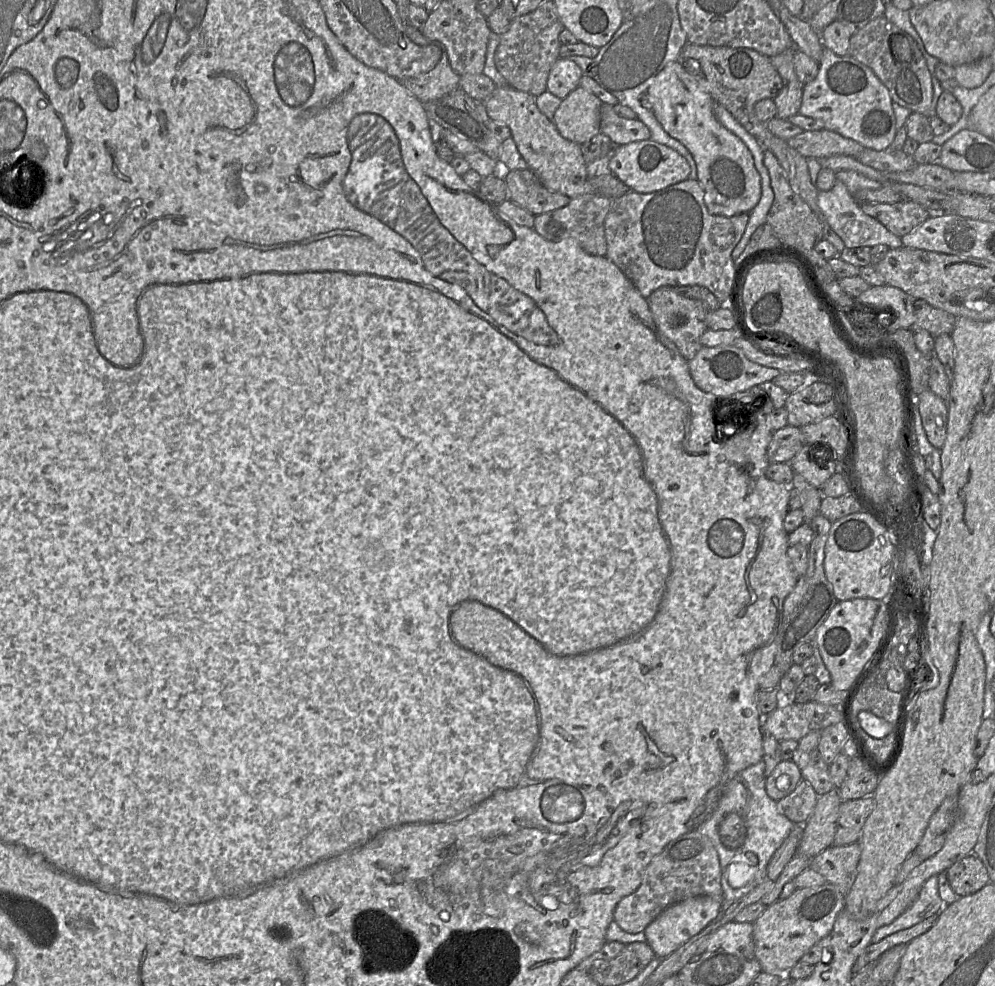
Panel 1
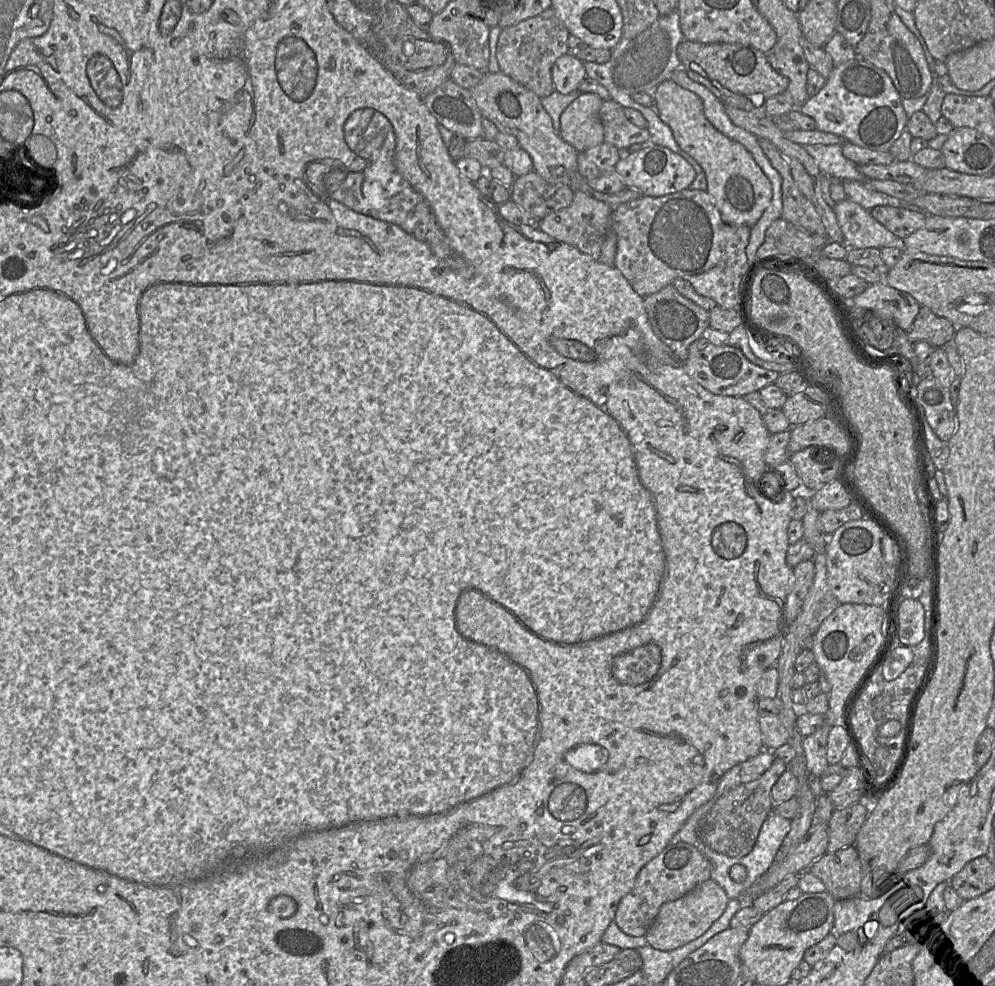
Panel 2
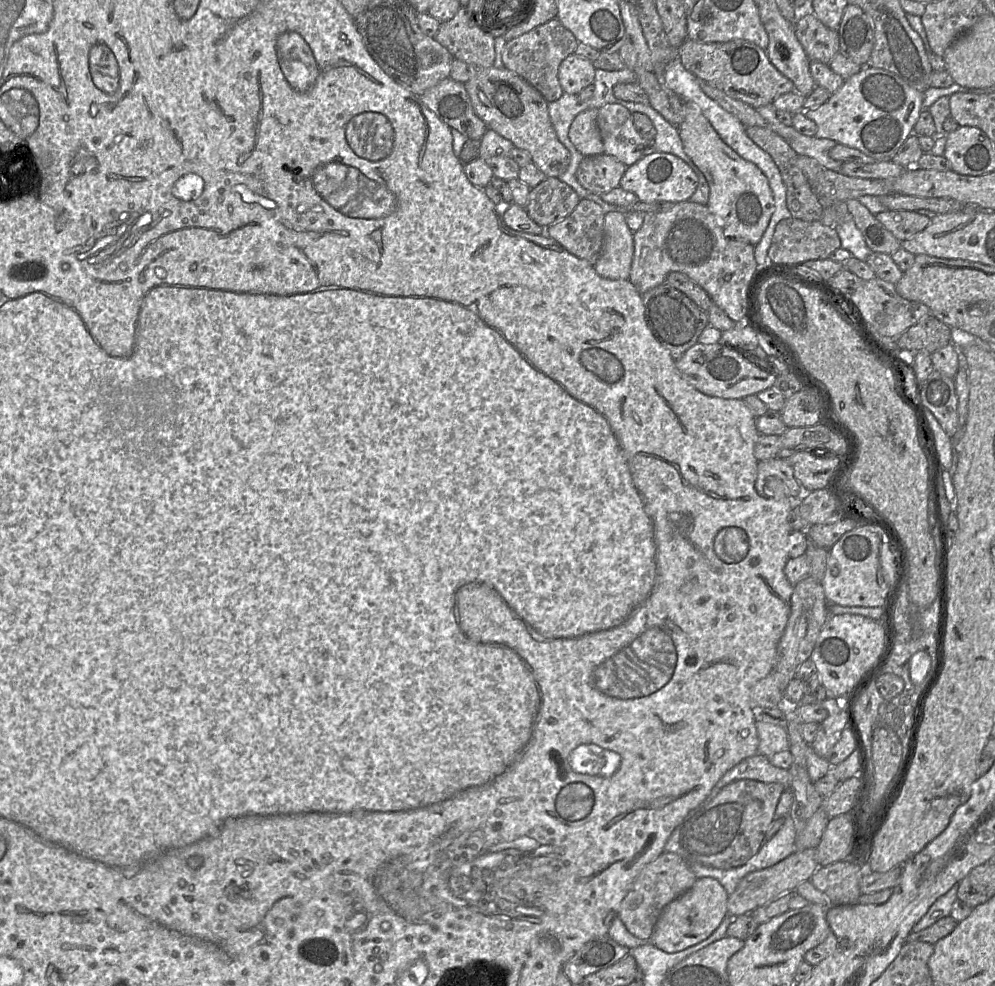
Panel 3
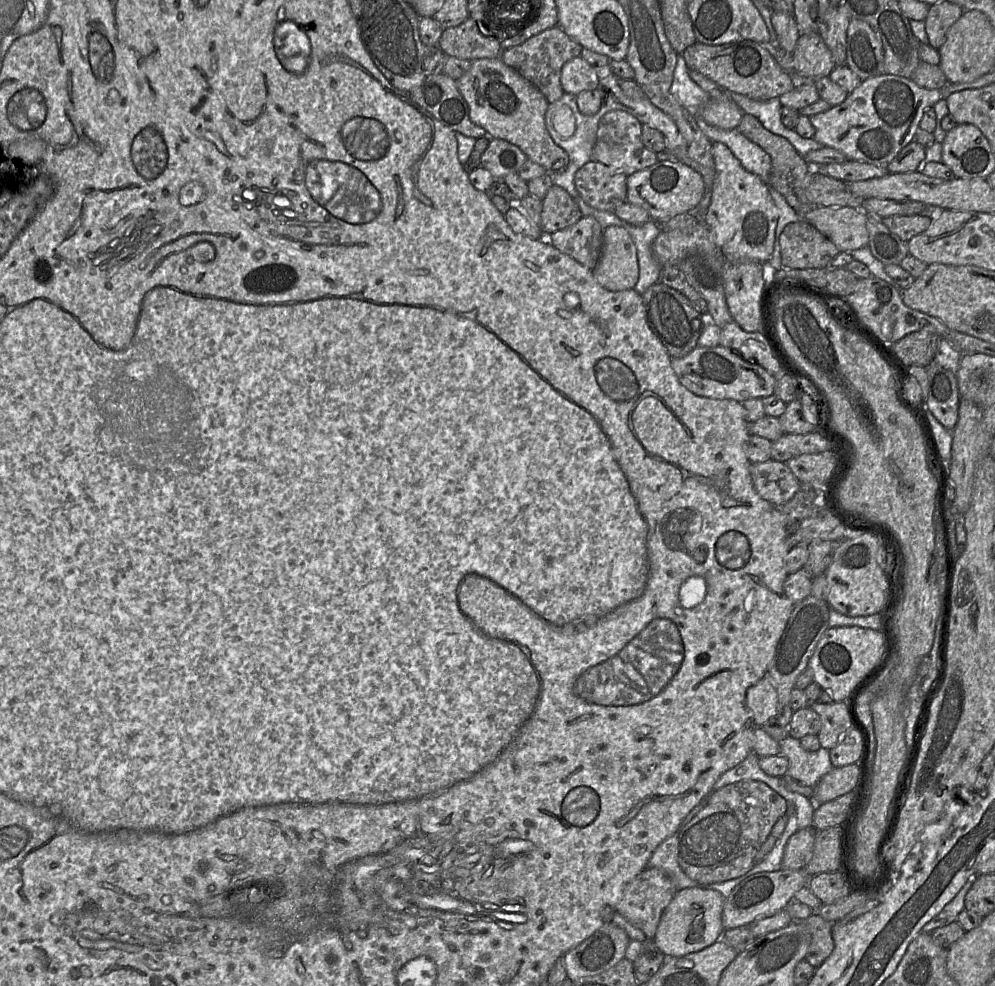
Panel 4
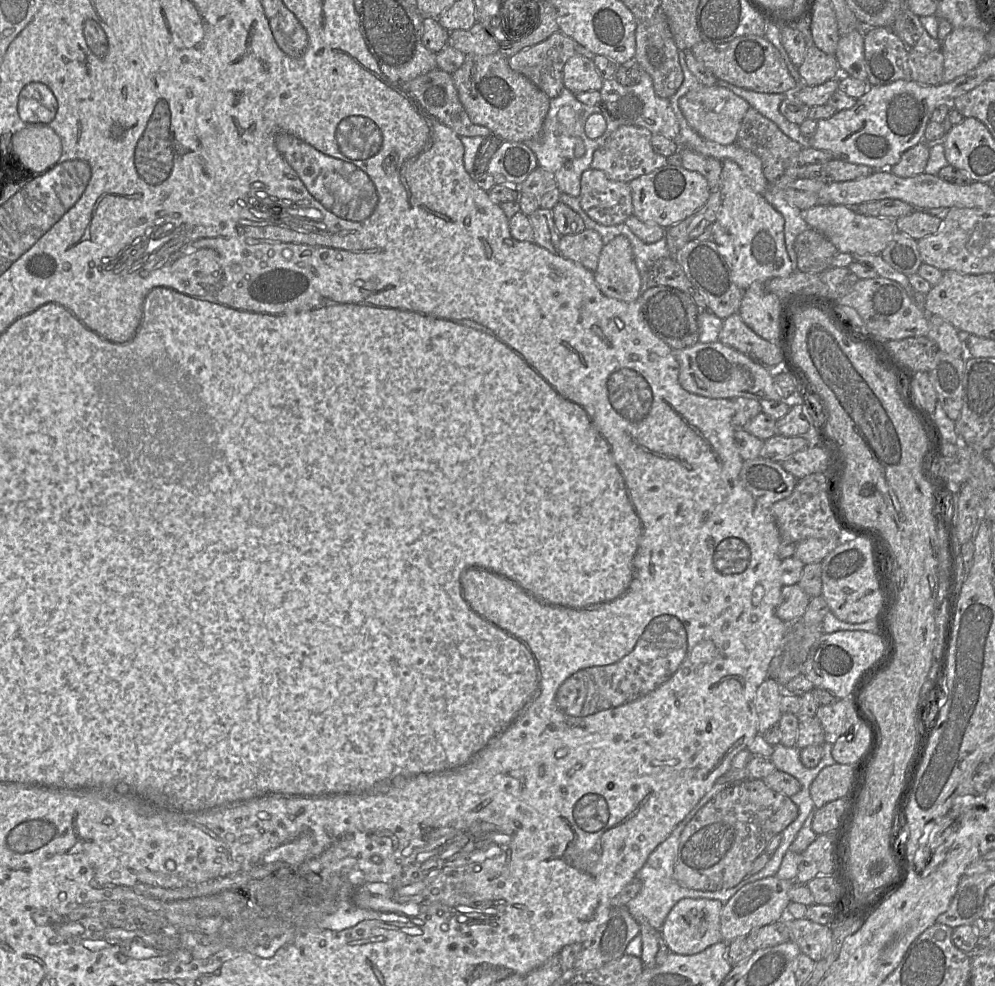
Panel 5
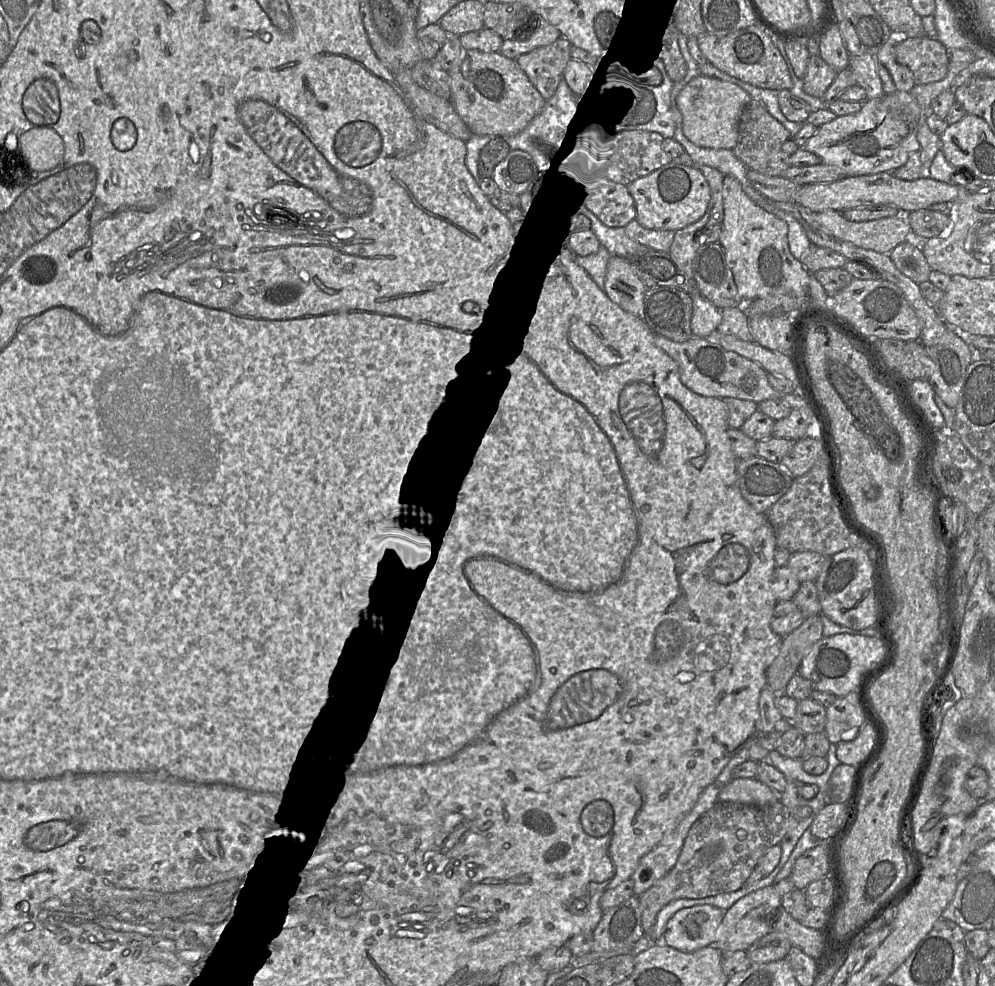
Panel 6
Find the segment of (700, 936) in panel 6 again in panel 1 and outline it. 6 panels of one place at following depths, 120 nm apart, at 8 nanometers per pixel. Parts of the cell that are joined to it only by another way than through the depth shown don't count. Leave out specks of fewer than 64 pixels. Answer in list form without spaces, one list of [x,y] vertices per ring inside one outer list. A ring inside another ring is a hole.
[[[696,896],[682,900],[667,907],[646,927],[643,931],[646,936],[646,942],[650,945],[655,955],[663,959],[701,932],[720,915],[721,910],[722,902],[710,896]]]

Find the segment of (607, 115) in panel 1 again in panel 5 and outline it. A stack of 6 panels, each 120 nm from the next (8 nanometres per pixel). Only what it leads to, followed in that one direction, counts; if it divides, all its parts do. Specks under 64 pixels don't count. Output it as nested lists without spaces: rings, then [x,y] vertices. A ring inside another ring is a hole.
[[[622,125],[618,127],[604,144],[595,150],[590,168],[603,171],[611,180],[629,183],[633,179],[665,166],[667,157],[653,151],[652,135],[646,128],[638,126]]]

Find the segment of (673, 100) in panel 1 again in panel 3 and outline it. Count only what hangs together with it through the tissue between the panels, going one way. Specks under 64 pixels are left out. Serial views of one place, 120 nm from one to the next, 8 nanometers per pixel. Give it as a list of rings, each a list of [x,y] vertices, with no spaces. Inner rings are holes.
[[[684,102],[685,118],[678,126],[685,153],[703,173],[709,185],[709,211],[721,225],[724,235],[755,246],[761,240],[775,210],[773,194],[763,172],[739,156],[713,129],[694,103]]]

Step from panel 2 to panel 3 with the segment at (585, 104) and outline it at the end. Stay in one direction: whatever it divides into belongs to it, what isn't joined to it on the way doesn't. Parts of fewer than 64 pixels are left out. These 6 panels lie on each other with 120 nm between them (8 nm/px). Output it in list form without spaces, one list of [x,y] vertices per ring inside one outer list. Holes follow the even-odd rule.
[[[586,109],[575,117],[569,127],[568,136],[570,141],[584,156],[604,153],[597,115],[597,109]]]

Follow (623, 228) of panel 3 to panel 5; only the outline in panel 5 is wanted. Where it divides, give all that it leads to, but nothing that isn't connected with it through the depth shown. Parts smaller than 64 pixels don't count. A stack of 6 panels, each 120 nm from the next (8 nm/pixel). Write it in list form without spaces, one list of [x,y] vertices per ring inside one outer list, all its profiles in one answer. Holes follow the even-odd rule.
[[[618,235],[604,244],[594,278],[605,296],[624,302],[638,300],[641,277],[626,236]]]

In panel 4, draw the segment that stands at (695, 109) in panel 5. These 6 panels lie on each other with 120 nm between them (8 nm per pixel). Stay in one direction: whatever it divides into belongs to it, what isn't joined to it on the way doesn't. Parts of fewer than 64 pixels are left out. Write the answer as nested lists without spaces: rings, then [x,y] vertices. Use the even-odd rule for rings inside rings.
[[[711,99],[699,111],[709,125],[723,129],[736,129],[745,113],[732,99]]]

